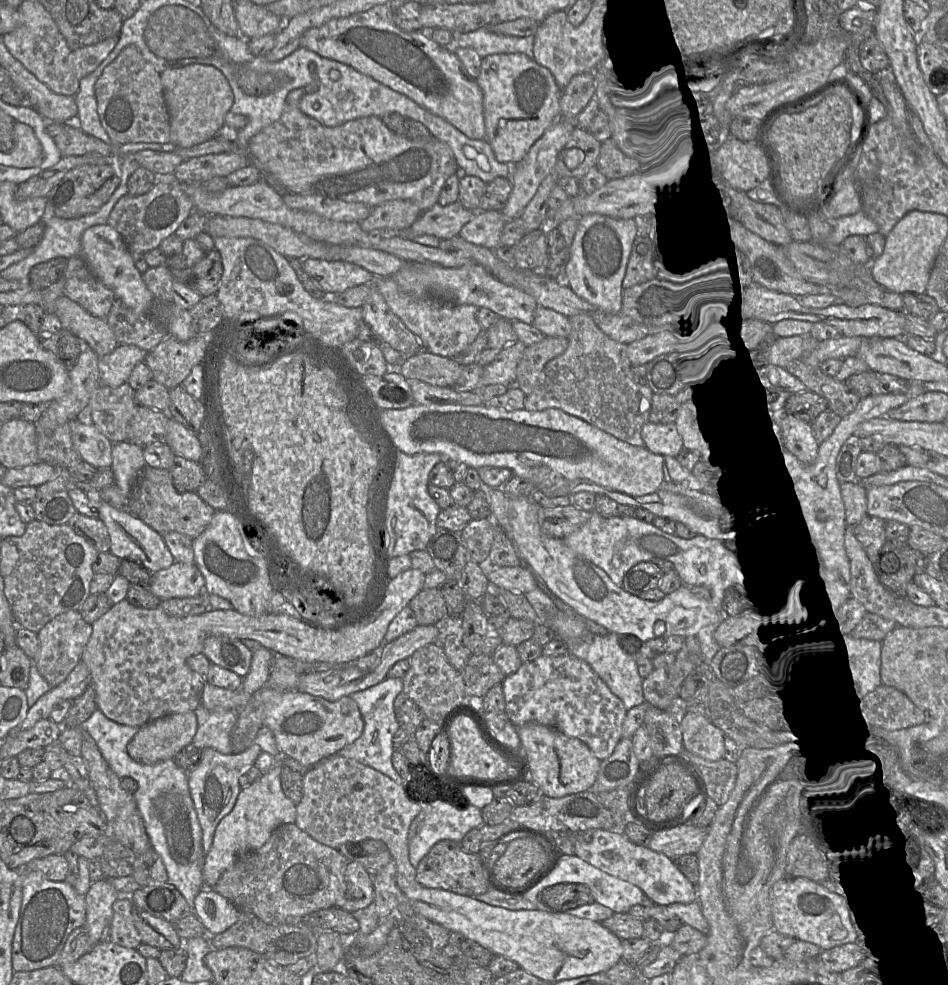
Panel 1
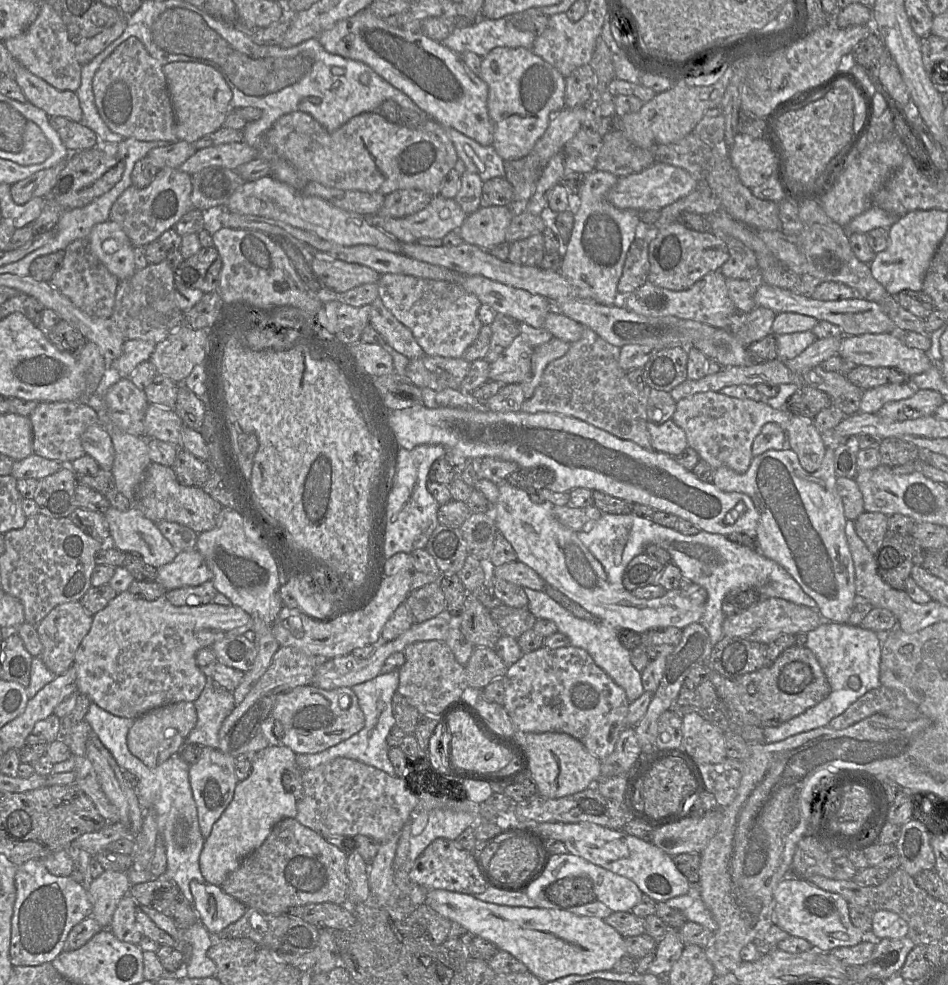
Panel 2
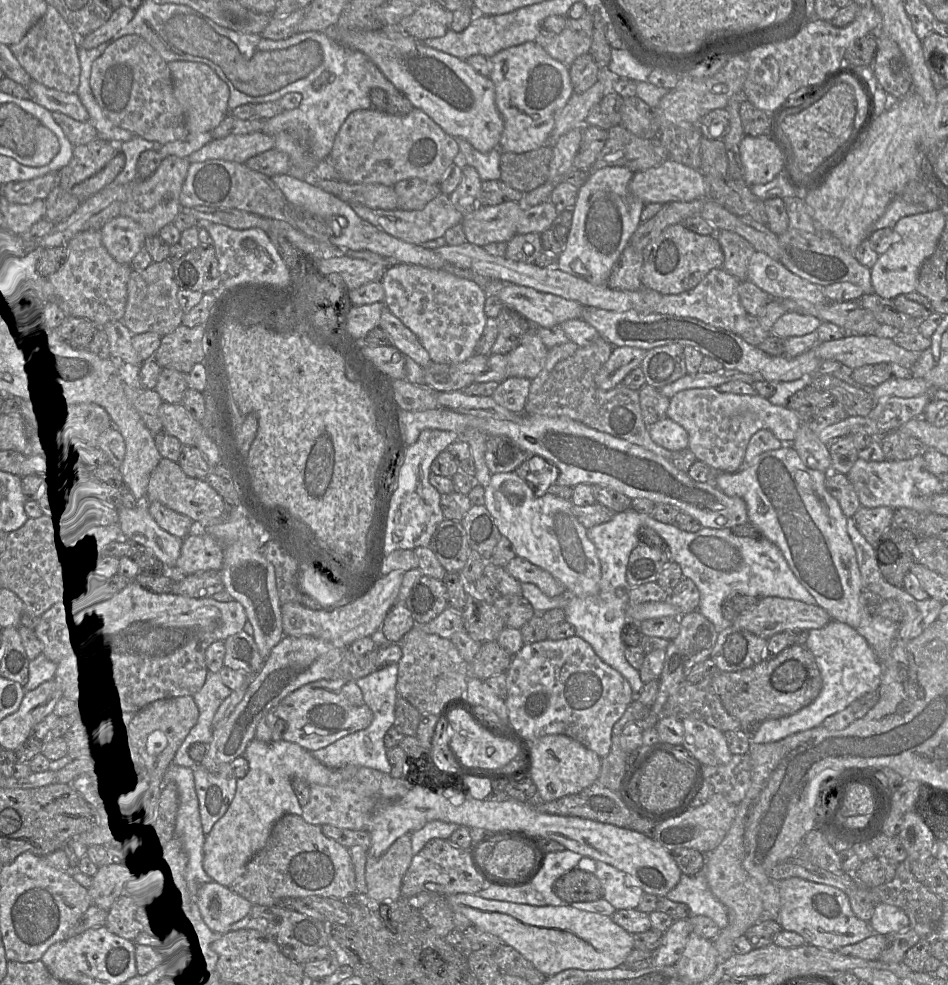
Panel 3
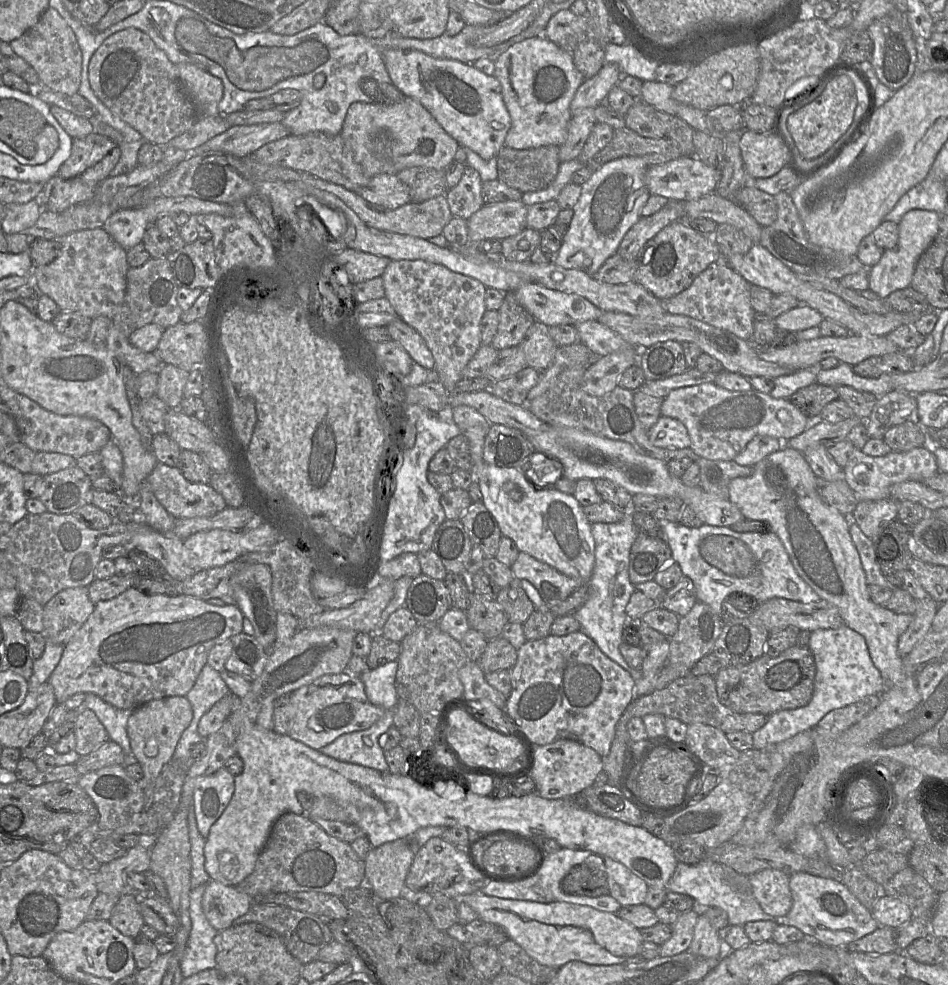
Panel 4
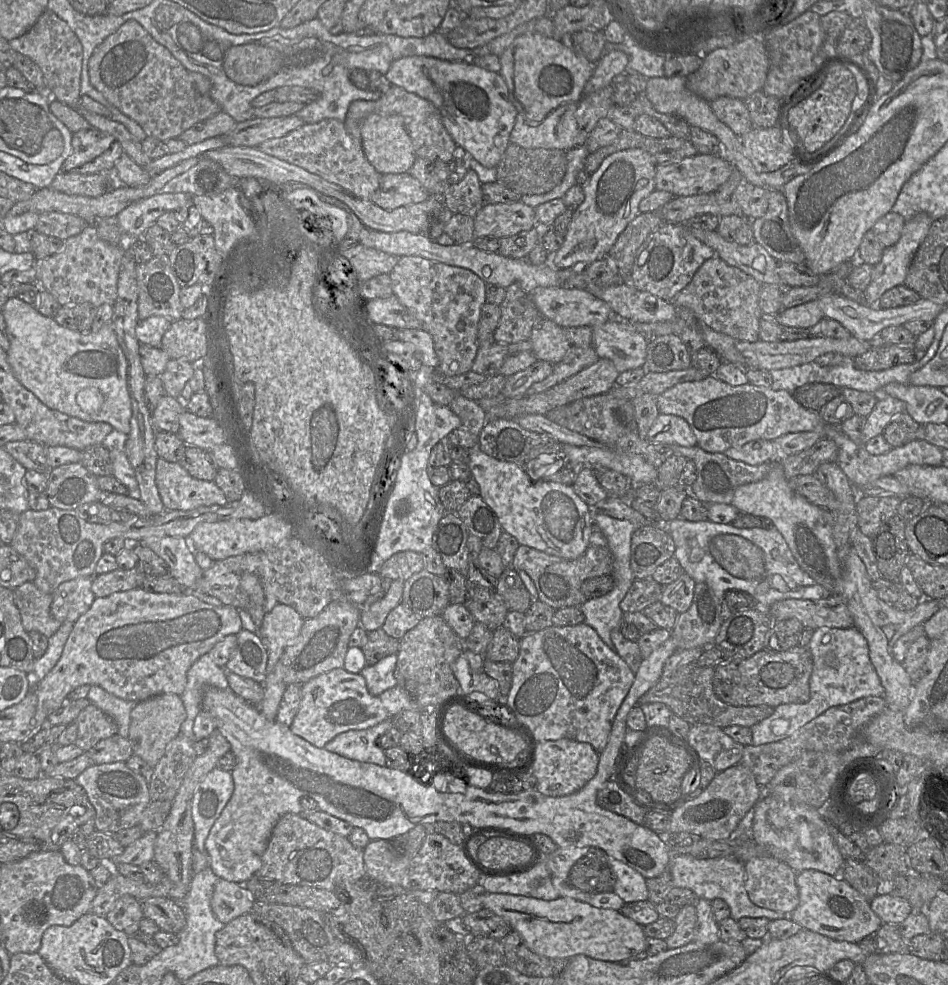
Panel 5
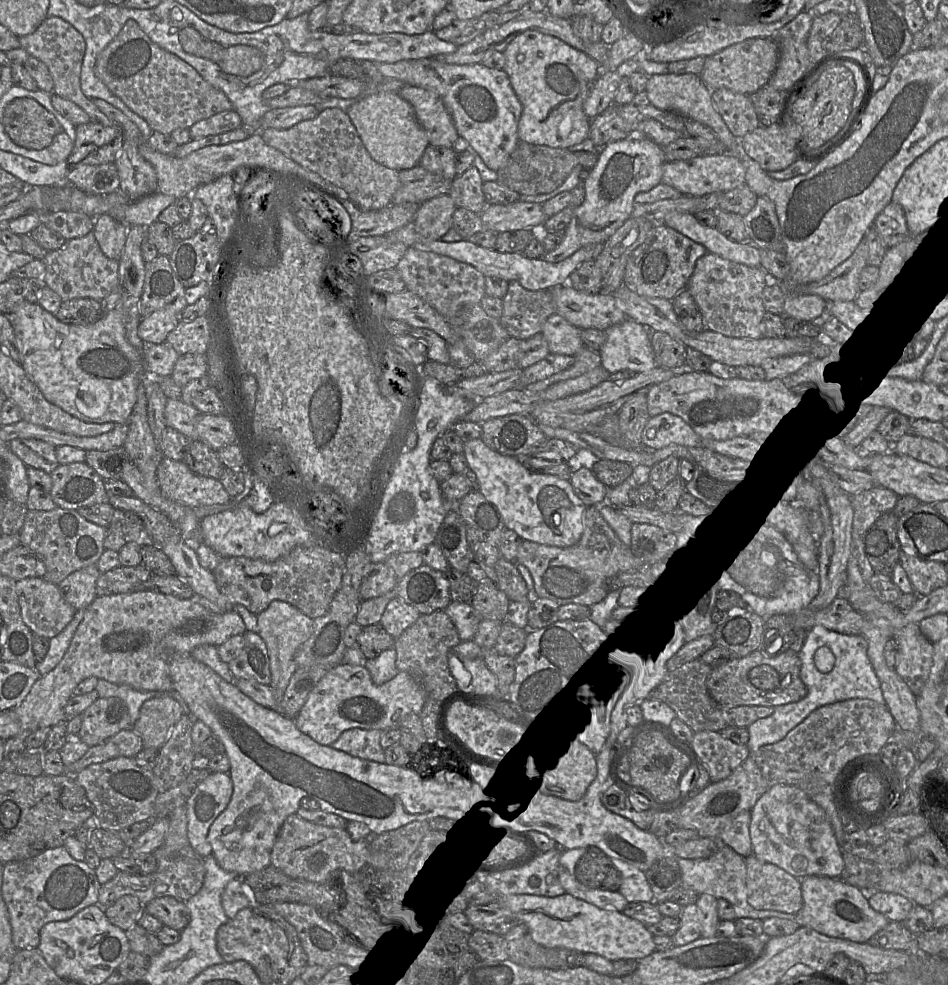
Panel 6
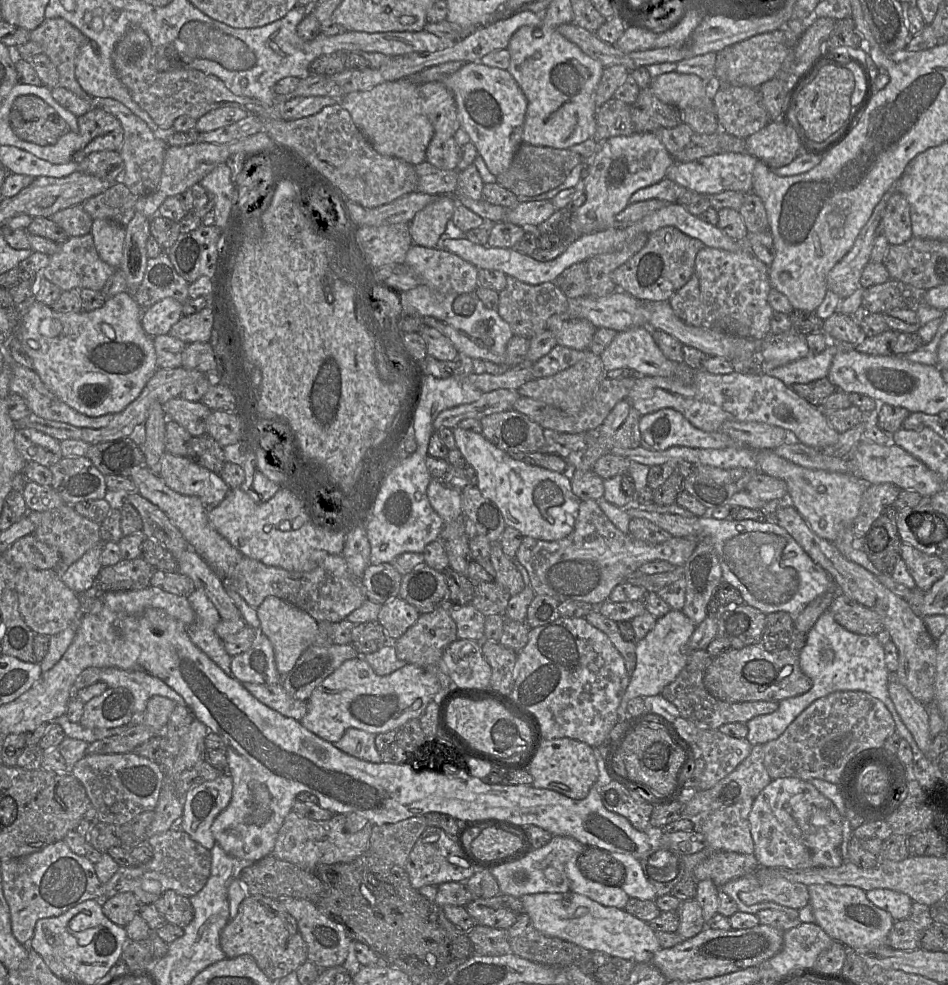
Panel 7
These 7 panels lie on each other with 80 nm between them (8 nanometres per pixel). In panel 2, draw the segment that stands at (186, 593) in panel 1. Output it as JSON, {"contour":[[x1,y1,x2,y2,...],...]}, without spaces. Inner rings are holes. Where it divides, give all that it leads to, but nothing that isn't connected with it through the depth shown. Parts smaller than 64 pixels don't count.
{"contour":[[196,550,179,552,176,558,158,568,156,582,166,591,192,587,212,580,213,574,202,555]]}

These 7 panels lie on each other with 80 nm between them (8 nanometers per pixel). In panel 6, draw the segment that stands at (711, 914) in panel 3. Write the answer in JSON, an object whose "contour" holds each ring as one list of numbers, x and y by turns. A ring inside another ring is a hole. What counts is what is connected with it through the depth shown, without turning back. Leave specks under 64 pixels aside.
{"contour":[[719,842,719,849,708,858,677,858,677,862,681,871,681,886,692,889,697,895,709,894,716,899,722,898,727,900,733,906,736,918,764,920,769,917,777,917,795,921,796,914,773,910,758,910,747,902,747,868,745,859,732,848,722,845]]}

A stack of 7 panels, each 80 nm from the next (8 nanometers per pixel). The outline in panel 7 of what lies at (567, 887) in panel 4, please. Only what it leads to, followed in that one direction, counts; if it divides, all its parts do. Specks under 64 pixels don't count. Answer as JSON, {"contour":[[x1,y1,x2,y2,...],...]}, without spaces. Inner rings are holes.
{"contour":[[587,847,578,856,578,869,587,879,606,886,621,887,626,876,625,867,611,854,597,847]]}

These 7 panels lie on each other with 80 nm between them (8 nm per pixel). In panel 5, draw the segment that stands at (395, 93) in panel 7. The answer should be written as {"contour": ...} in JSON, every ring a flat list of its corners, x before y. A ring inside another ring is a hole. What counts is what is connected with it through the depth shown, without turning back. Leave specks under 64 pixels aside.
{"contour":[[371,114,361,124,367,160,380,174,408,172,416,160,411,138,397,115]]}

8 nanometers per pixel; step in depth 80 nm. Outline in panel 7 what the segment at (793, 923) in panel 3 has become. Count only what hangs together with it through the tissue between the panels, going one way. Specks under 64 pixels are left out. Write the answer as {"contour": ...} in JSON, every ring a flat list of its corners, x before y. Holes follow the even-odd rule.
{"contour":[[813,884,808,886,808,892,814,923,834,941,841,942,847,949,888,946,887,936,895,921,890,913,869,901,865,891,854,886]]}

